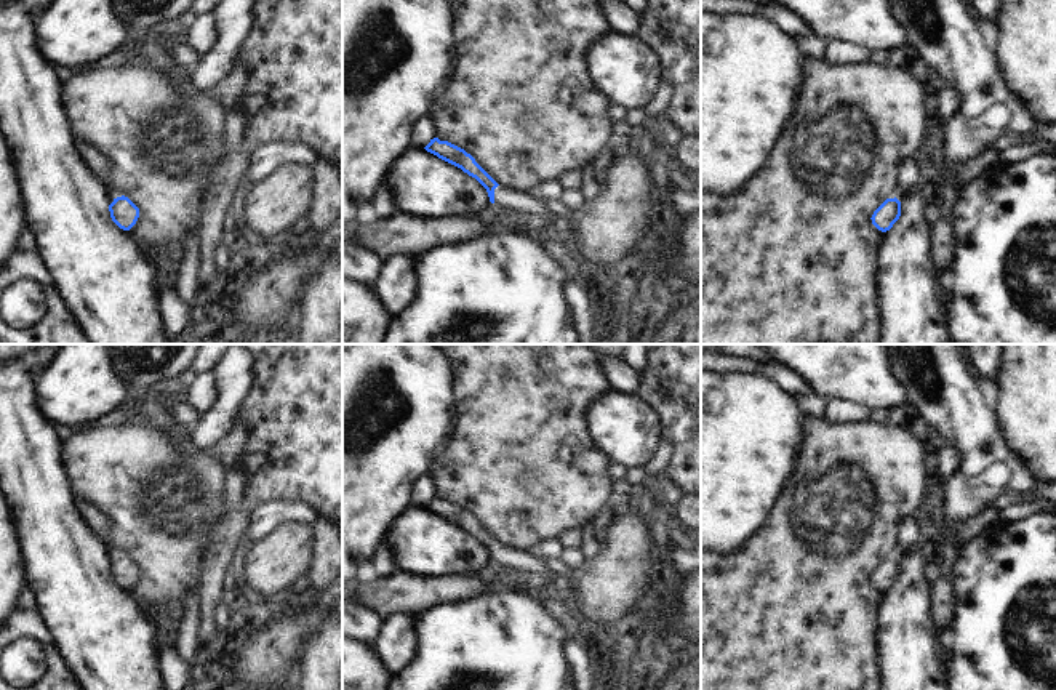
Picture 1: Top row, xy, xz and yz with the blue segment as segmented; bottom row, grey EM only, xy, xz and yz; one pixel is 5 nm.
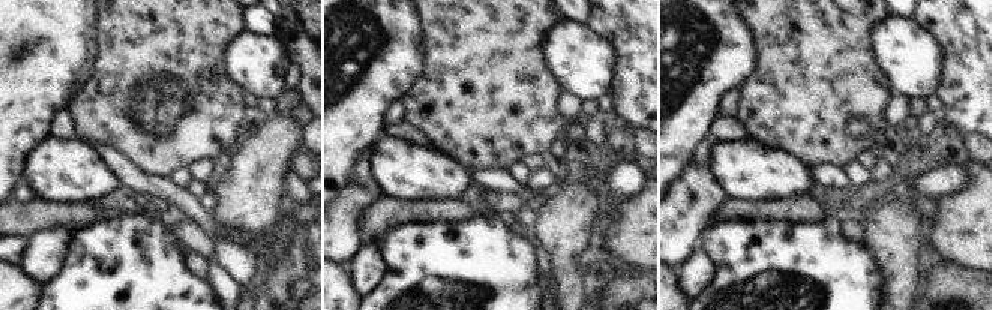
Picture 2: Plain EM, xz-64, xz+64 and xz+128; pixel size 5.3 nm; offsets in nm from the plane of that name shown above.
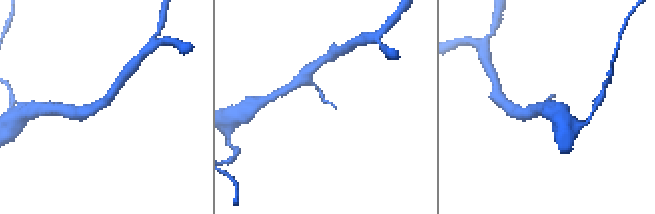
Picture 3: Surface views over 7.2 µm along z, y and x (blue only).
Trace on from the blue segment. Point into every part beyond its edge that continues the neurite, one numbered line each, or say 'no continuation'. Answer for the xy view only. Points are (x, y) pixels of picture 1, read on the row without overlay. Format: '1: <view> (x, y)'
no continuation.

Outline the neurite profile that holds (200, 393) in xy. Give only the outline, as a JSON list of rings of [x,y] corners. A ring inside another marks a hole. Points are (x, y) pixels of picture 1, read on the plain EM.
[[[213,370],[195,373],[186,395],[194,410],[203,415],[216,399],[216,376]]]

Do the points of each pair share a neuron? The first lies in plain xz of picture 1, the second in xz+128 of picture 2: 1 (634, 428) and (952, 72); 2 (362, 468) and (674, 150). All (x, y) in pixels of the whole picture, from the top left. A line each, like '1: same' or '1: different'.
1: different
2: same

